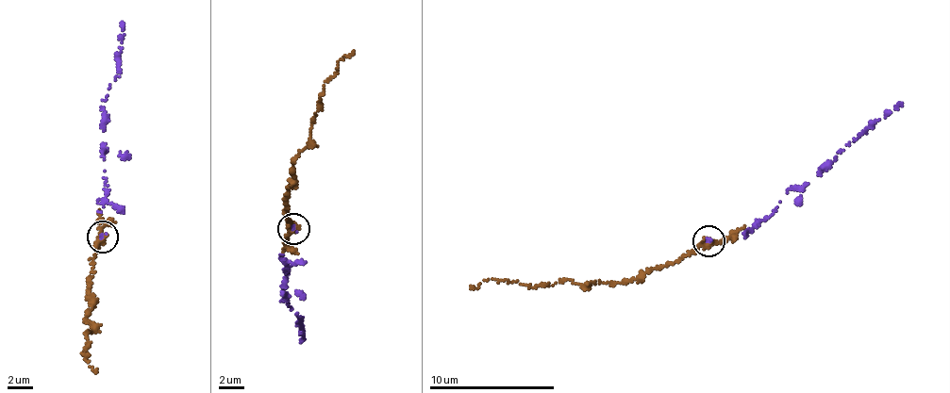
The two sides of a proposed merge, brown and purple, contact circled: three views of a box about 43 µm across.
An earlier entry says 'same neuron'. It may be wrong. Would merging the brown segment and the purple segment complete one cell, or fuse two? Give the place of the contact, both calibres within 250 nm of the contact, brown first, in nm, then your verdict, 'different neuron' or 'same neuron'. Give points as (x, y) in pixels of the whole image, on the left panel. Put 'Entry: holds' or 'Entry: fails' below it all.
(102, 237) | 400/110 nm | same neuron
Entry: holds

